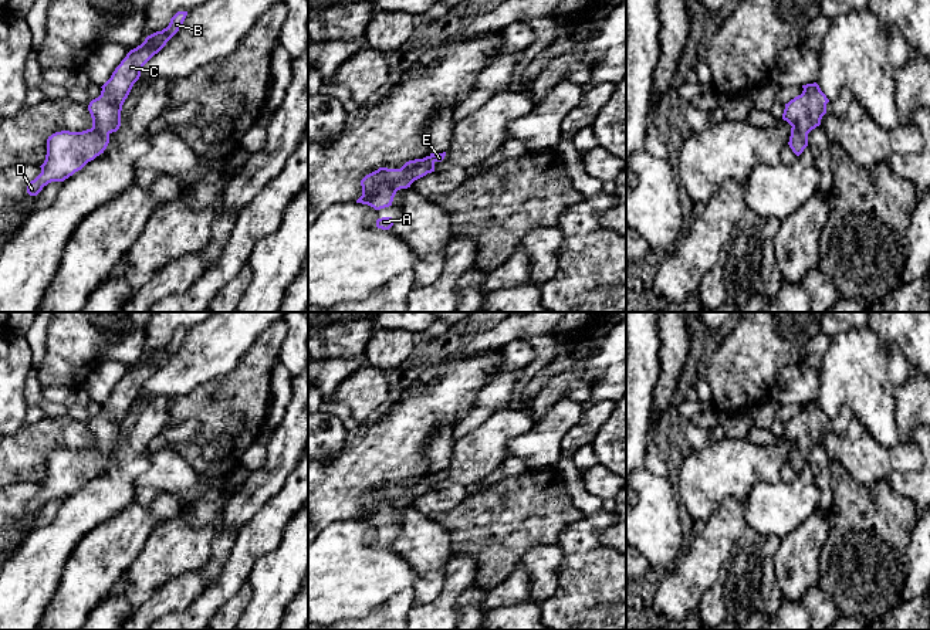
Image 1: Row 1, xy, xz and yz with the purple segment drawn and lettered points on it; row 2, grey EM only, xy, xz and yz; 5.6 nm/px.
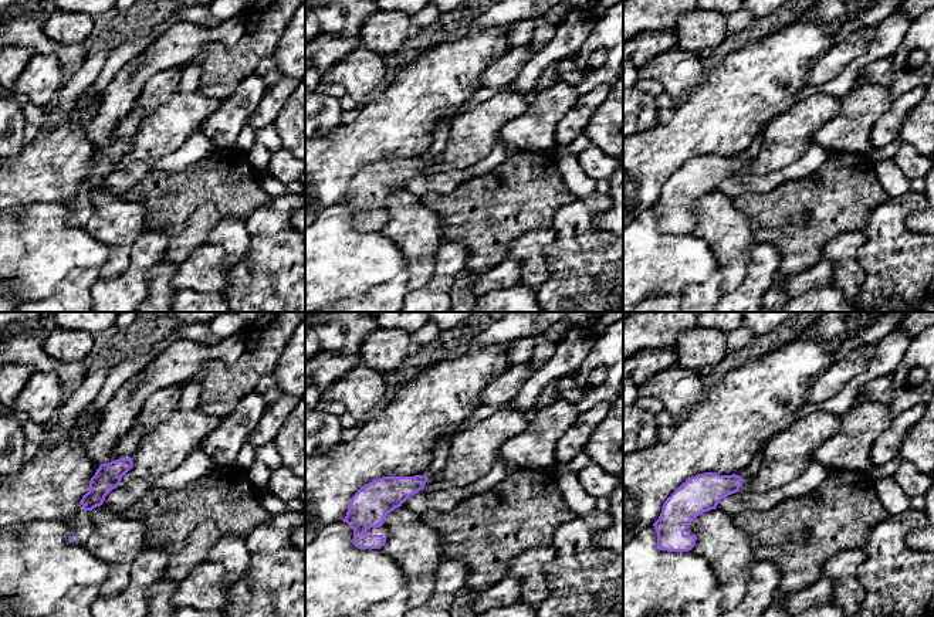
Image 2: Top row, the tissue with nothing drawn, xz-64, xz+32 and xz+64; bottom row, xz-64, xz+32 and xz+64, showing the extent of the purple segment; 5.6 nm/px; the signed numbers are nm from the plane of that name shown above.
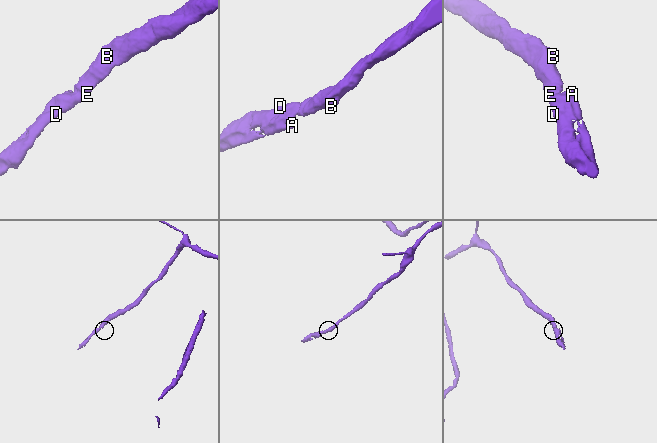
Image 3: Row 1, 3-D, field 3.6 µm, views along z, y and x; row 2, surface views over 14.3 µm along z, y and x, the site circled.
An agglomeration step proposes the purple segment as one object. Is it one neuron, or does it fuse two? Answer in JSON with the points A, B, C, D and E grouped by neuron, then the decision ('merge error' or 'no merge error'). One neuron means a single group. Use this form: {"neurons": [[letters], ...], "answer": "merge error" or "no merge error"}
{"neurons": [["A", "B", "C", "D", "E"]], "answer": "no merge error"}

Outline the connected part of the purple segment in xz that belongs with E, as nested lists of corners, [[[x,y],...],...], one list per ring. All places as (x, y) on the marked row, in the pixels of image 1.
[[[446,152],[430,153],[423,159],[406,162],[400,169],[379,167],[361,180],[362,196],[356,203],[368,204],[375,210],[392,206],[398,190],[407,189],[415,180],[434,172],[434,163],[442,162],[444,156]]]

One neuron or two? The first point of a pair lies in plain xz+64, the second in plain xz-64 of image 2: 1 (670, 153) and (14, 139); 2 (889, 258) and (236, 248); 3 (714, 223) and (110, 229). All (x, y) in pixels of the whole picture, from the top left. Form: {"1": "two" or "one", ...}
{"1": "two", "2": "two", "3": "one"}

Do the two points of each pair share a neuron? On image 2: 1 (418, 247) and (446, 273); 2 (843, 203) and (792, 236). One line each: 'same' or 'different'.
1: different
2: same

